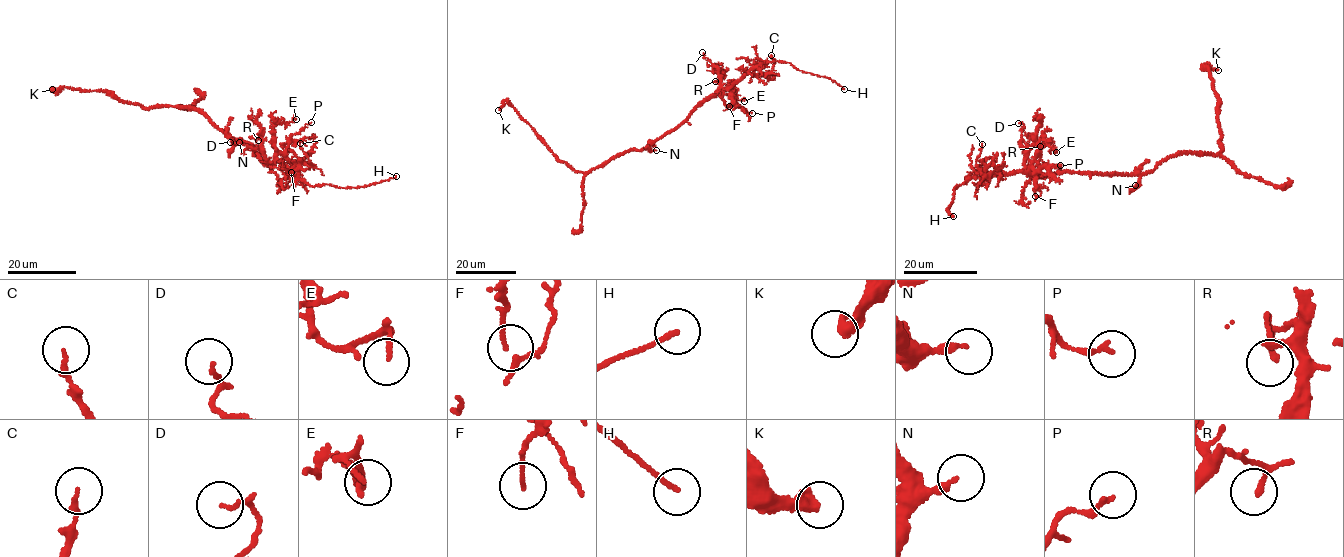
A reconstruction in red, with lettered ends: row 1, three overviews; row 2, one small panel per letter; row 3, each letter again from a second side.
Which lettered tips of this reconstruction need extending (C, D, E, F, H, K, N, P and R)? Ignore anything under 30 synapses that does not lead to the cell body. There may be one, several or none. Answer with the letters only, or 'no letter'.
H

